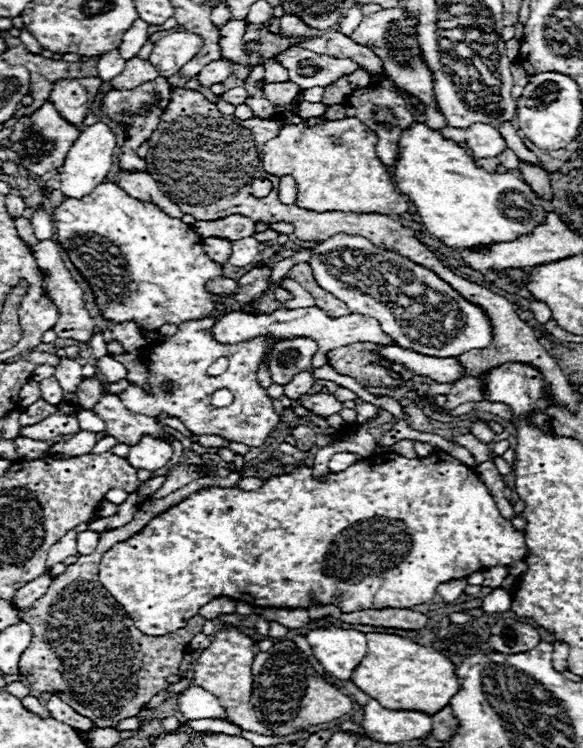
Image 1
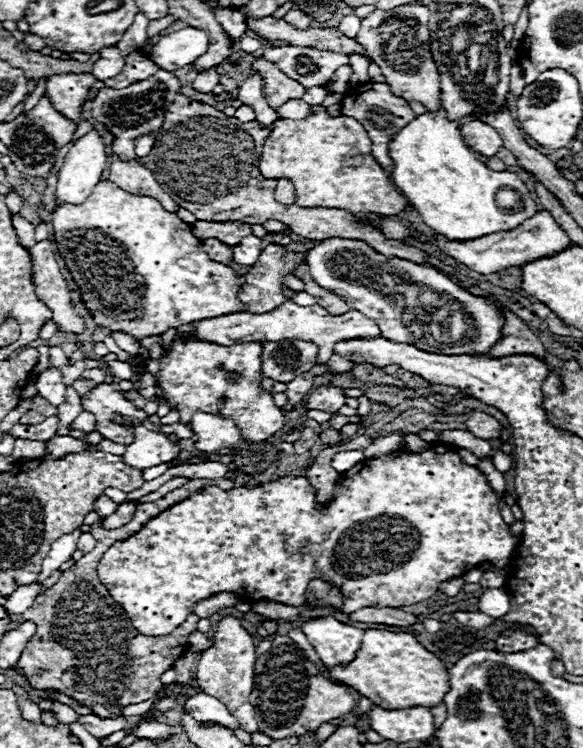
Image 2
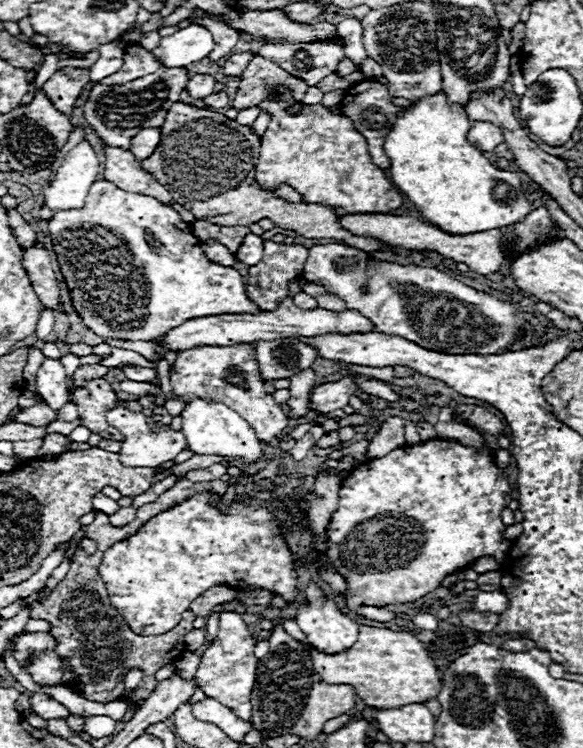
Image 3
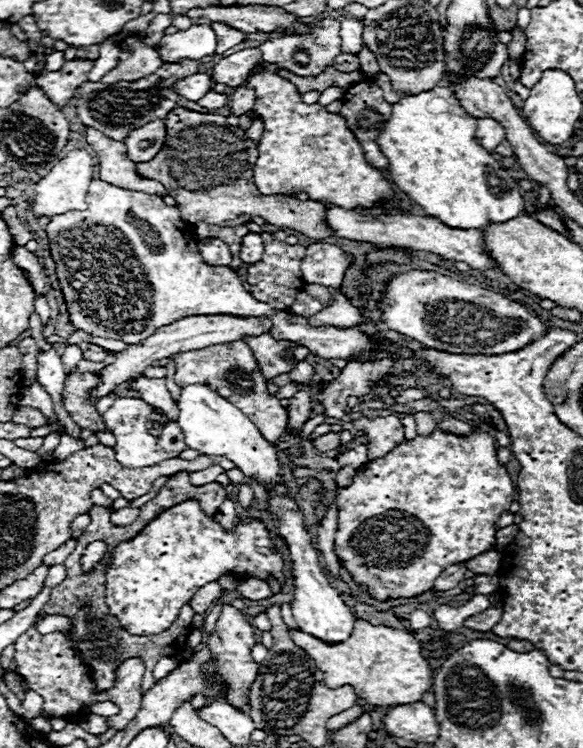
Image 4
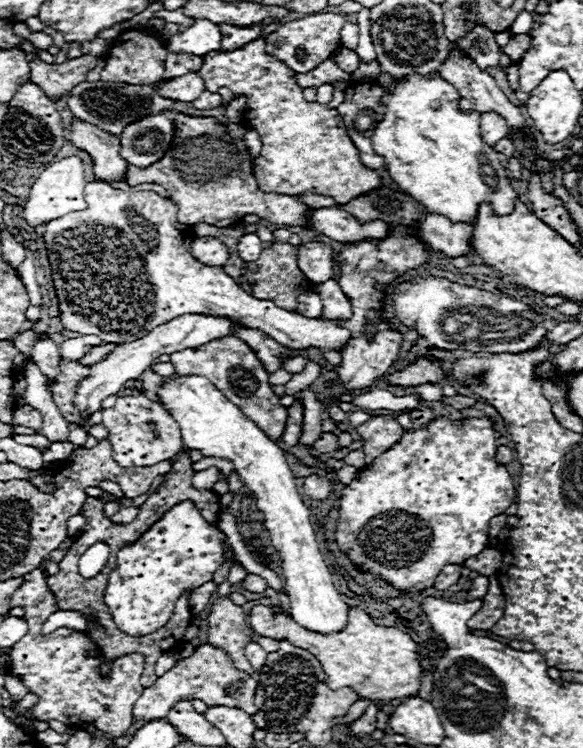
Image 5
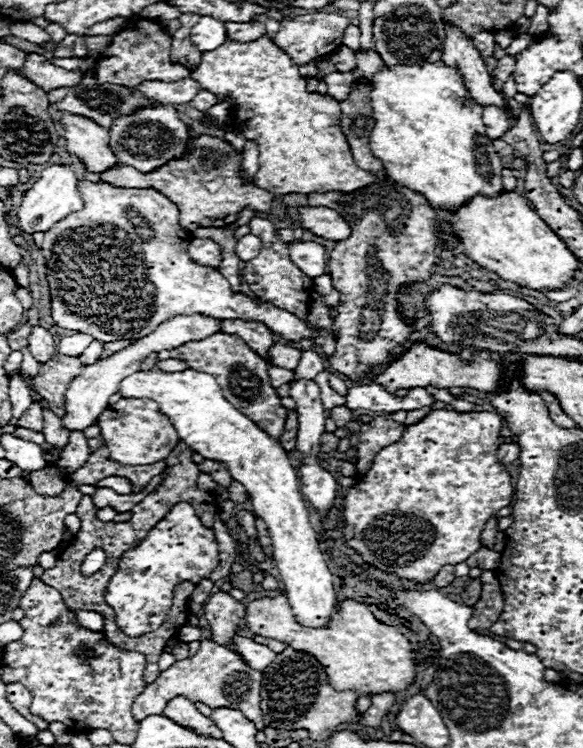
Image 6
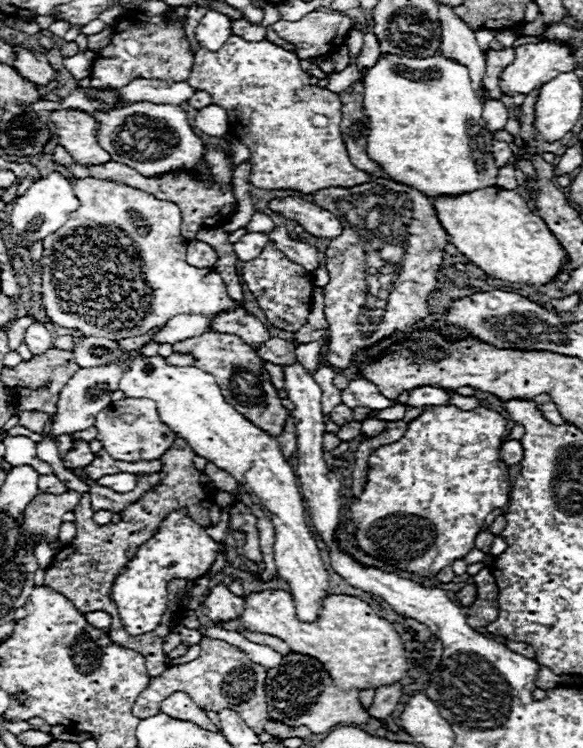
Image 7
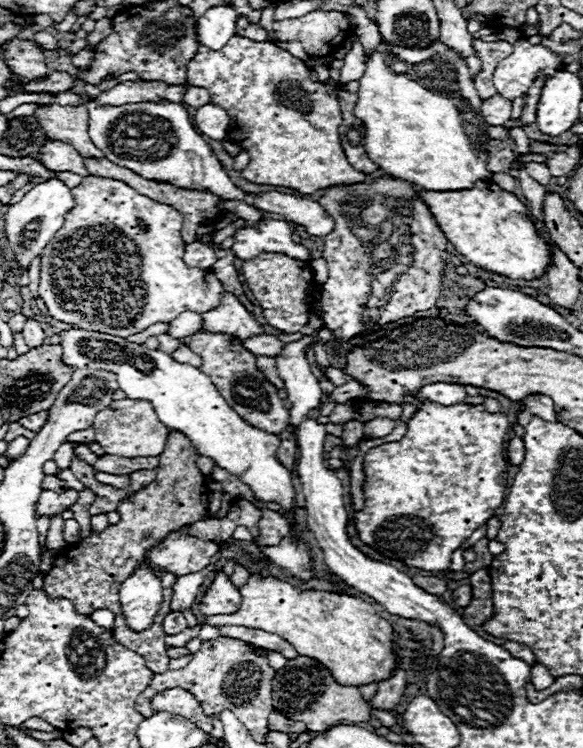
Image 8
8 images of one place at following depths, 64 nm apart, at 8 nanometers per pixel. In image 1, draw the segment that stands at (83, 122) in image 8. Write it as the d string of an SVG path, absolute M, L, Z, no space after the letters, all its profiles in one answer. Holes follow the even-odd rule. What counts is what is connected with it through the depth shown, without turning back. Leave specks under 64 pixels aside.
M120 172L120 188L128 190L128 194L132 194L132 198L142 200L142 202L152 202L156 204L164 214L168 214L170 218L180 218L182 220L182 212L180 208L170 202L158 188L158 182L148 174L148 172Z

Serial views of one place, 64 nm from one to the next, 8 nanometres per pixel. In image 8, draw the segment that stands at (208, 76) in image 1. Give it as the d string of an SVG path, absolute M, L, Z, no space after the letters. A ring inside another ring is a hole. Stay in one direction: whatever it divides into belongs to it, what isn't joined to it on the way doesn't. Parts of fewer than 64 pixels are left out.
M128 80L116 84L112 90L100 94L96 104L102 106L122 106L132 102L182 102L186 94L186 84L166 84L166 82L144 82Z

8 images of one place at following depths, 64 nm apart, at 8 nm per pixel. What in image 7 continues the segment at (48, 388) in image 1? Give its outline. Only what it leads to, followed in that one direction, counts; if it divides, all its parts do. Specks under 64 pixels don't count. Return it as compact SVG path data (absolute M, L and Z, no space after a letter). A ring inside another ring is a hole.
M34 322L32 326L28 326L24 340L26 340L26 346L30 348L32 354L44 354L46 350L54 348L52 334L40 322ZM74 440L73 443L74 446L68 452L66 460L63 462L64 467L71 471L86 467L95 458L95 454L91 452L88 442Z

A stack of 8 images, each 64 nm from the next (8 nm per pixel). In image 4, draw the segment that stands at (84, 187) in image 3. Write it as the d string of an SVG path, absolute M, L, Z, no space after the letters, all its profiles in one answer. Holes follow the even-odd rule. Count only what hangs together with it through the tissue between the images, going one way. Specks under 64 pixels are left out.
M76 148L68 152L38 184L36 196L32 200L32 212L36 216L56 216L70 210L86 210L86 192L88 184L96 178L99 157L86 148Z

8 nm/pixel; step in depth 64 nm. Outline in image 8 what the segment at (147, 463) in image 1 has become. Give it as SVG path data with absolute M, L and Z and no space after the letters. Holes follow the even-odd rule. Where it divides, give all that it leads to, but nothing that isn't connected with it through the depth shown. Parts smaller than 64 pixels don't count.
M130 398L114 400L108 408L96 414L94 430L96 430L96 442L104 448L104 452L114 456L124 456L124 458L162 454L170 434L170 430L158 420L148 400L130 400Z

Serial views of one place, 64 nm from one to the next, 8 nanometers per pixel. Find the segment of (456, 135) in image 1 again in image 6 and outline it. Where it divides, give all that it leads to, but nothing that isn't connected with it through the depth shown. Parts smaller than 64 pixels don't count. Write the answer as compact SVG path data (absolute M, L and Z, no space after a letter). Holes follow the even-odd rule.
M486 106L484 108L482 122L486 126L486 136L490 140L498 140L498 138L502 138L510 130L508 116L502 110L496 110L496 106Z

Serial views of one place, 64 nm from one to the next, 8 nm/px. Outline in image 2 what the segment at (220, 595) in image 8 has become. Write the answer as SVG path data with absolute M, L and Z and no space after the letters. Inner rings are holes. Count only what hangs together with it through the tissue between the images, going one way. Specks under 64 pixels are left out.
M222 618L218 622L216 634L212 638L212 646L202 650L200 660L196 664L196 682L214 698L220 698L224 706L228 706L230 714L240 722L240 728L246 732L258 732L258 724L254 718L254 706L250 704L250 692L254 688L254 662L256 662L256 644L254 638L240 626L238 618Z

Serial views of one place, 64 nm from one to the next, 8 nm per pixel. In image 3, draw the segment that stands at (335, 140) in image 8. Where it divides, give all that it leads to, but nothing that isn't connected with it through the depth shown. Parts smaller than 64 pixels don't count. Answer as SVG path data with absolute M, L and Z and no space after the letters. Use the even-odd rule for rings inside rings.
M252 52L232 54L232 56L226 60L226 64L224 64L224 72L226 72L226 76L234 76L234 78L242 76L242 72L246 70L246 66L248 66L248 62L250 62L252 58L254 58ZM282 90L282 100L278 102L260 102L262 110L268 110L272 114L272 120L268 124L266 134L262 136L262 148L260 148L260 158L256 164L256 178L260 186L266 190L274 190L278 184L290 184L300 192L302 202L306 204L324 204L332 208L342 208L344 212L350 214L368 214L368 212L394 212L402 206L404 198L396 190L396 186L386 178L384 170L372 164L370 154L368 154L368 142L366 138L354 128L352 120L342 116L342 114L330 114L330 110L322 104L314 106L304 106L300 116L288 116L284 110L288 104L294 104L296 100L288 90Z

